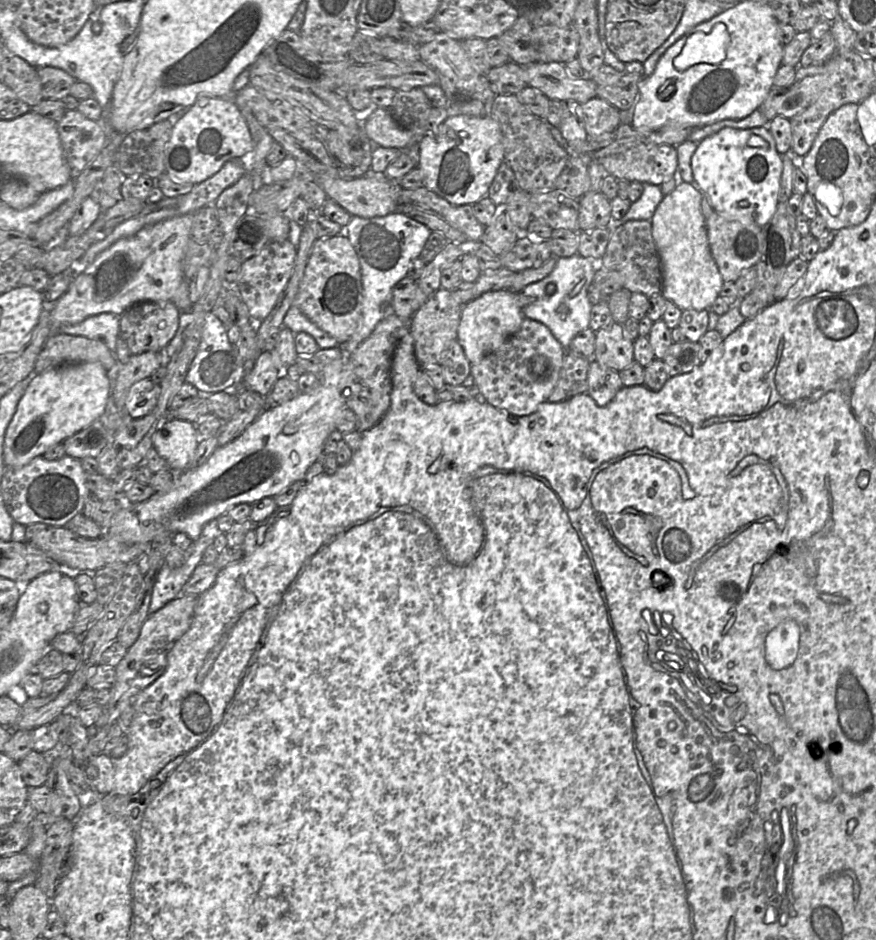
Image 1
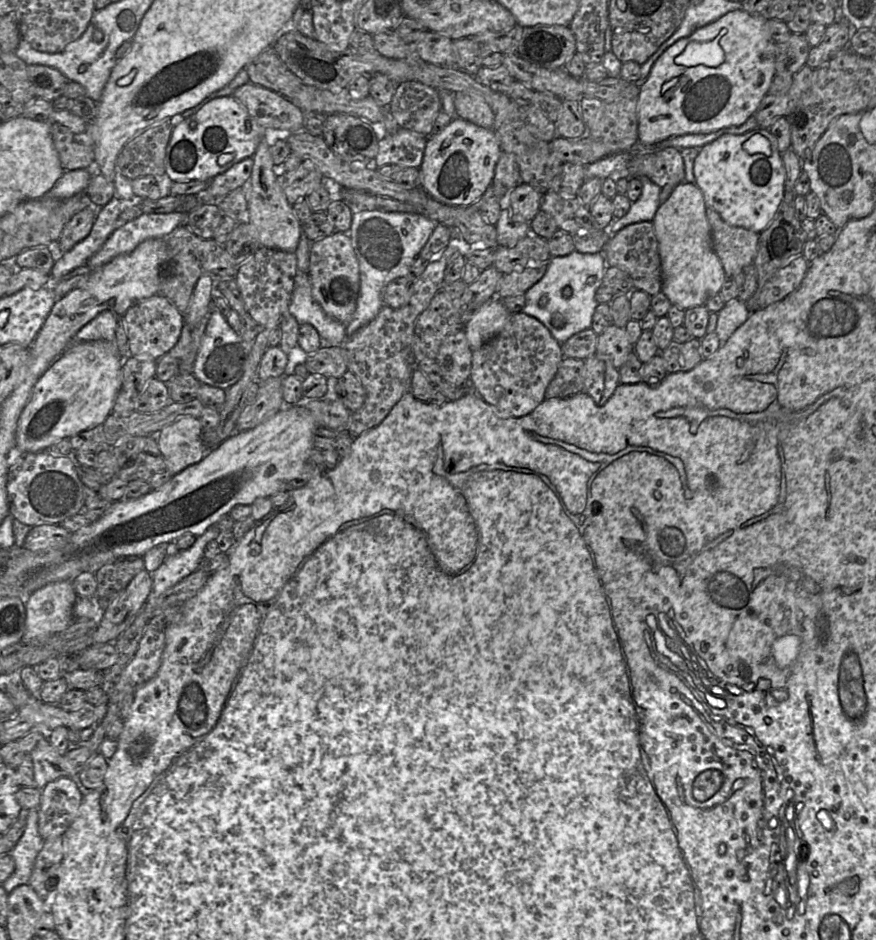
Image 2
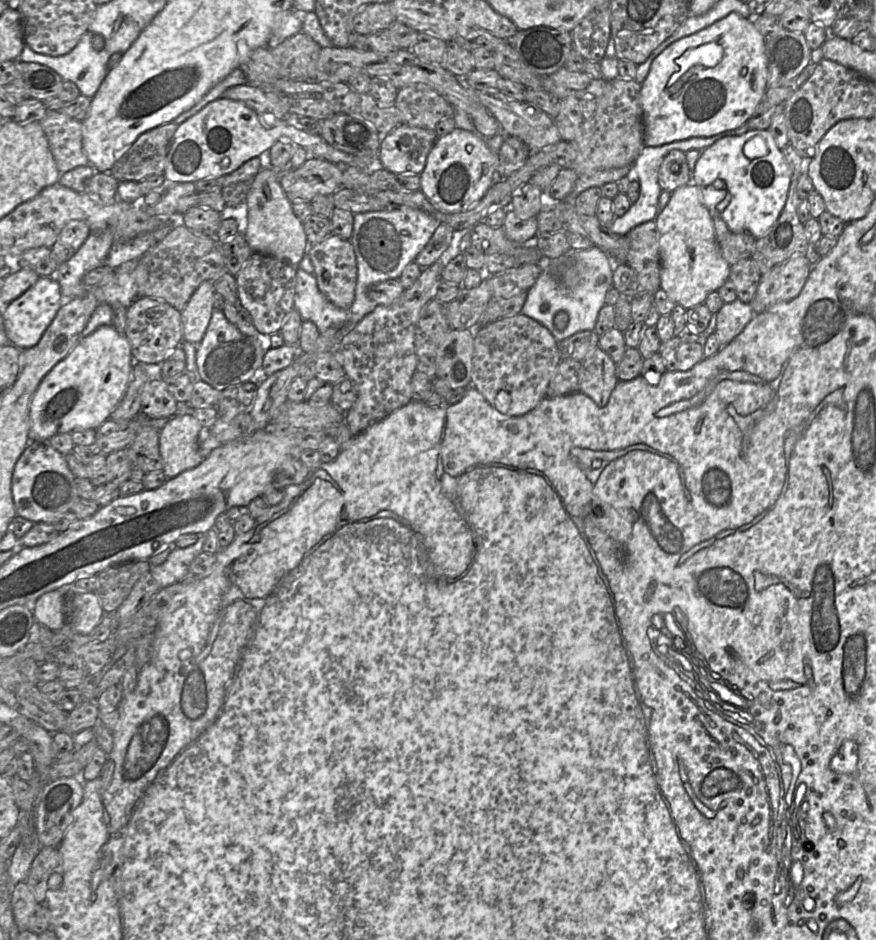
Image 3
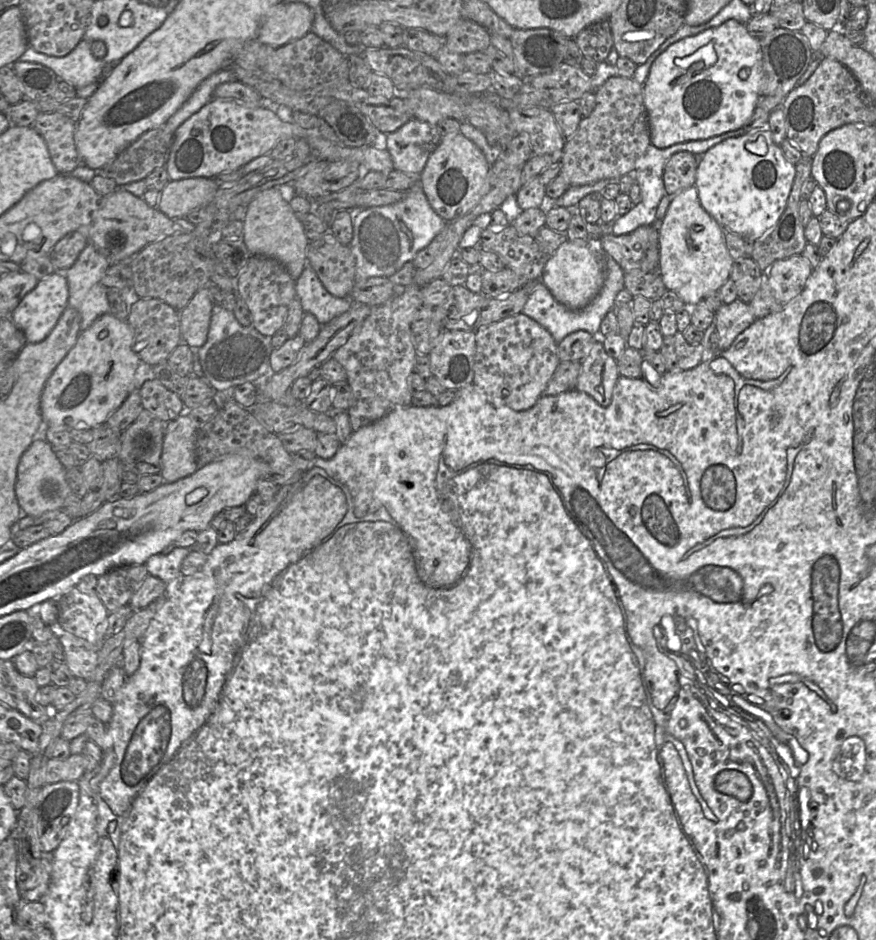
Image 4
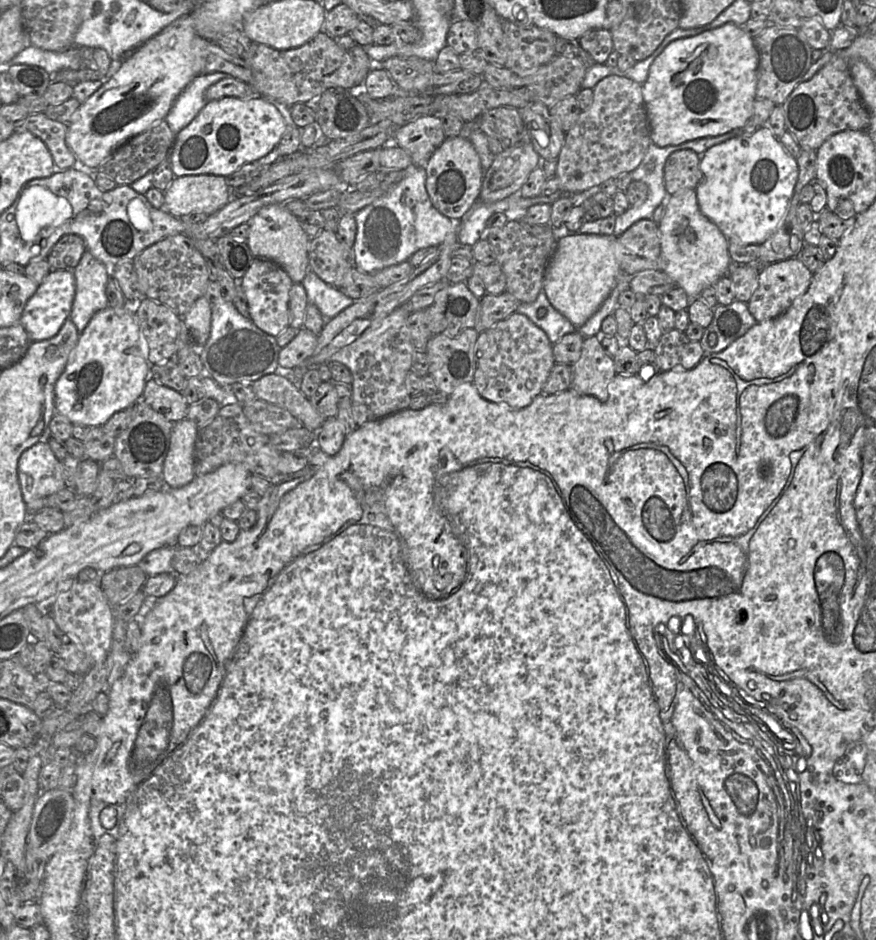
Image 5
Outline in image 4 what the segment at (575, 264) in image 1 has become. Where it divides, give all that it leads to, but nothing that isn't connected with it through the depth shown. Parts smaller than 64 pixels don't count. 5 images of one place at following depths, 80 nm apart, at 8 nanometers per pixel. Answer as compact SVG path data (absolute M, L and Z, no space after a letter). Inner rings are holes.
M603 254L605 258L605 281L600 292L596 297L583 309L571 310L559 303L551 294L549 289L538 281L535 290L529 295L522 313L538 322L541 326L549 331L556 343L561 342L567 335L583 330L597 338L600 336L600 325L605 315L614 309L615 297L618 292L624 289L624 270L609 255Z

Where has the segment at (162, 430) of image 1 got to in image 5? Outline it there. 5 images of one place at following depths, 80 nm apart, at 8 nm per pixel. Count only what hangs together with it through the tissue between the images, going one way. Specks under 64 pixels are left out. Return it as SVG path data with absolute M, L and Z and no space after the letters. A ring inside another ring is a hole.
M187 418L173 425L161 475L164 483L172 488L182 487L196 476L193 456L198 430Z

